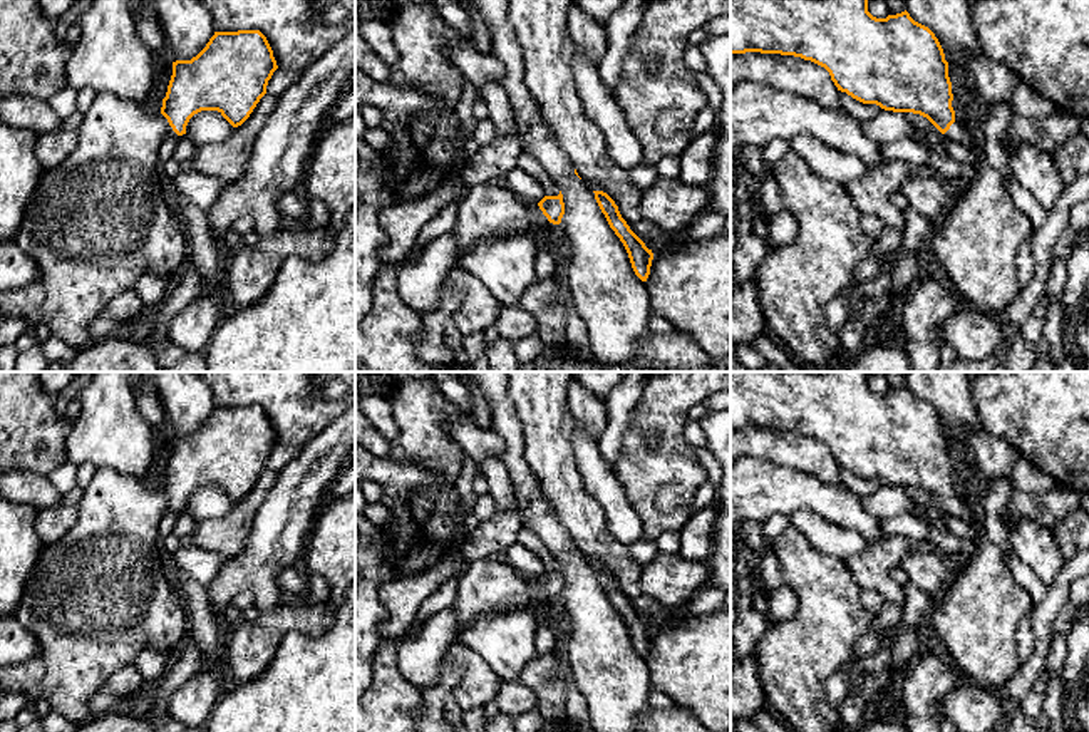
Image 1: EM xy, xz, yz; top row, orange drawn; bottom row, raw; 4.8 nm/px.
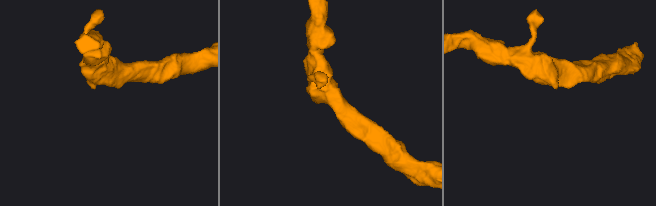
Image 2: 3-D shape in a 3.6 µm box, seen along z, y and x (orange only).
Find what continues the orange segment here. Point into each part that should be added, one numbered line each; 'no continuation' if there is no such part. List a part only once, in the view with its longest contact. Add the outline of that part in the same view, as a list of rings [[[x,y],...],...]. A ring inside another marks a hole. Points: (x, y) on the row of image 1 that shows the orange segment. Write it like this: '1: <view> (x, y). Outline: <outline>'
1: xy (98, 221). Outline: [[[109,92],[95,94],[77,131],[75,149],[59,166],[44,171],[25,209],[13,241],[35,260],[39,275],[22,288],[0,291],[0,322],[25,318],[30,330],[45,323],[52,335],[80,350],[92,343],[89,323],[119,293],[132,290],[142,275],[152,273],[174,281],[189,260],[189,246],[184,226],[169,208],[169,198],[159,183],[159,149],[168,137],[176,136],[161,112],[151,114],[142,104]]]

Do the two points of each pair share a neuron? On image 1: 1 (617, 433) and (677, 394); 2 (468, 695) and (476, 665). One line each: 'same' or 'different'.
1: different
2: same

